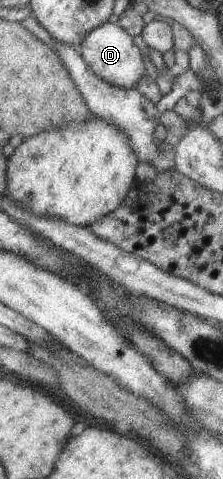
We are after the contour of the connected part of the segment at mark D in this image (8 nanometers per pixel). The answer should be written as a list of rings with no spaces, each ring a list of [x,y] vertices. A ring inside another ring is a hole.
[[[106,21],[92,29],[90,33],[86,33],[78,51],[82,60],[94,75],[98,75],[102,81],[106,81],[106,83],[115,87],[135,89],[140,79],[146,76],[142,55],[138,47],[134,45],[133,38],[116,23]]]

